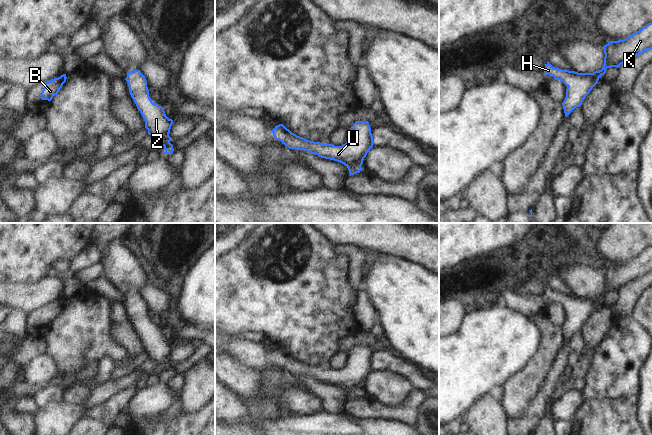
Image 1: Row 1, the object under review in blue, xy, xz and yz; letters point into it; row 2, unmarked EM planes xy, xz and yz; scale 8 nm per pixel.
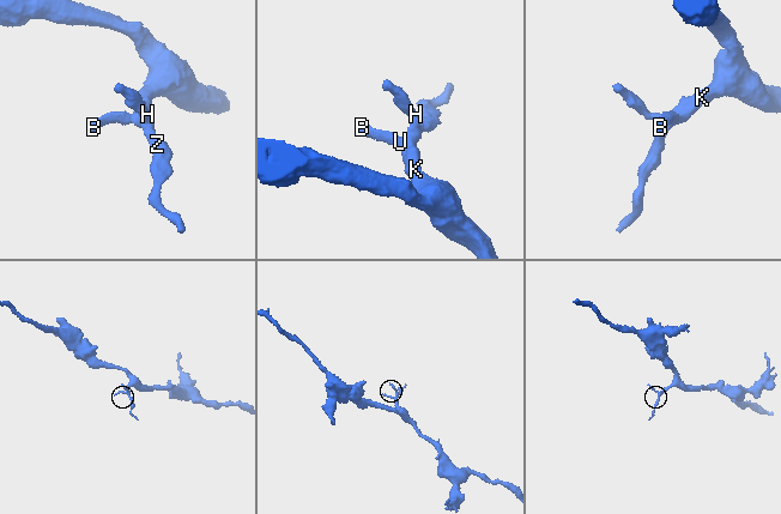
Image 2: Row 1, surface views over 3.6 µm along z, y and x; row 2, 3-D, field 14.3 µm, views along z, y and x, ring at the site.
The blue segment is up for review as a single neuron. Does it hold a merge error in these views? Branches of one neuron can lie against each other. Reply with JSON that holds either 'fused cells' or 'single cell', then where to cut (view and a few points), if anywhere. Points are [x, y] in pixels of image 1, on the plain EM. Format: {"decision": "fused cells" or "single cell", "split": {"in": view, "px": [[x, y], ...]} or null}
{"decision": "single cell", "split": null}

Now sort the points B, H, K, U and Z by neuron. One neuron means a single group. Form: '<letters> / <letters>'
B H K U Z

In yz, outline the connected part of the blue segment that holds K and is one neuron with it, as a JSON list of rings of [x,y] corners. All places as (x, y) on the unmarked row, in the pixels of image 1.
[[[652,246],[623,264],[609,265],[603,273],[604,289],[601,294],[593,297],[562,294],[553,291],[549,286],[545,289],[546,299],[553,300],[555,304],[560,304],[567,310],[566,321],[562,327],[566,341],[576,331],[582,329],[599,302],[606,297],[607,292],[619,292],[629,283],[652,273]]]

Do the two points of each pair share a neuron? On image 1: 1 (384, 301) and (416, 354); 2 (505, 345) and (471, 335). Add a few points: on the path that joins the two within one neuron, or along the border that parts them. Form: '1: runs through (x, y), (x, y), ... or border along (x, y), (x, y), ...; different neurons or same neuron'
1: runs through (397, 314), (416, 333), (416, 341); same neuron
2: runs through (497, 343), (479, 343); same neuron

